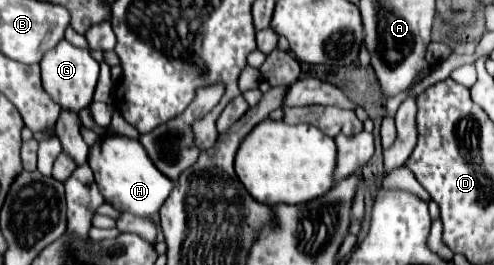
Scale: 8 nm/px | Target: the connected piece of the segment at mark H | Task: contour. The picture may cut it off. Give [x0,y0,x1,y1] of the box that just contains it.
[89,135,175,217]

